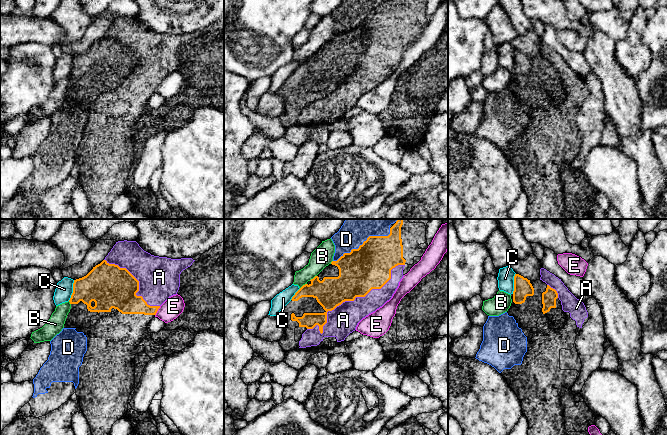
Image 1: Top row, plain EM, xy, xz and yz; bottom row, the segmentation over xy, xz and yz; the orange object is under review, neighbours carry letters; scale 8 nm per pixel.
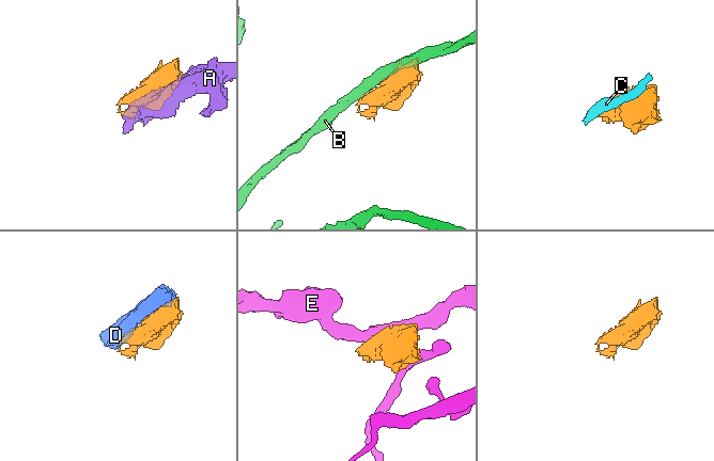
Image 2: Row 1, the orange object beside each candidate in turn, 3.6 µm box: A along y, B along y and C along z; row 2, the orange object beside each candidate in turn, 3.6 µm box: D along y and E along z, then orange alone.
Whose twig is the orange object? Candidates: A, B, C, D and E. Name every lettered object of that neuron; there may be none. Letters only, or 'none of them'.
none of them

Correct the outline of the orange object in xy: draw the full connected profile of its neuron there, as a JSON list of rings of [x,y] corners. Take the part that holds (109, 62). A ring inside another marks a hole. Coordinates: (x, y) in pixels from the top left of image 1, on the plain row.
[[[103,36],[100,40],[84,53],[74,56],[73,69],[69,76],[71,80],[70,88],[67,91],[64,104],[89,104],[91,102],[91,93],[98,91],[99,88],[114,88],[116,85],[122,90],[144,90],[156,91],[160,82],[150,82],[142,72],[137,72],[139,67],[139,57],[126,45],[118,41],[109,40]]]

